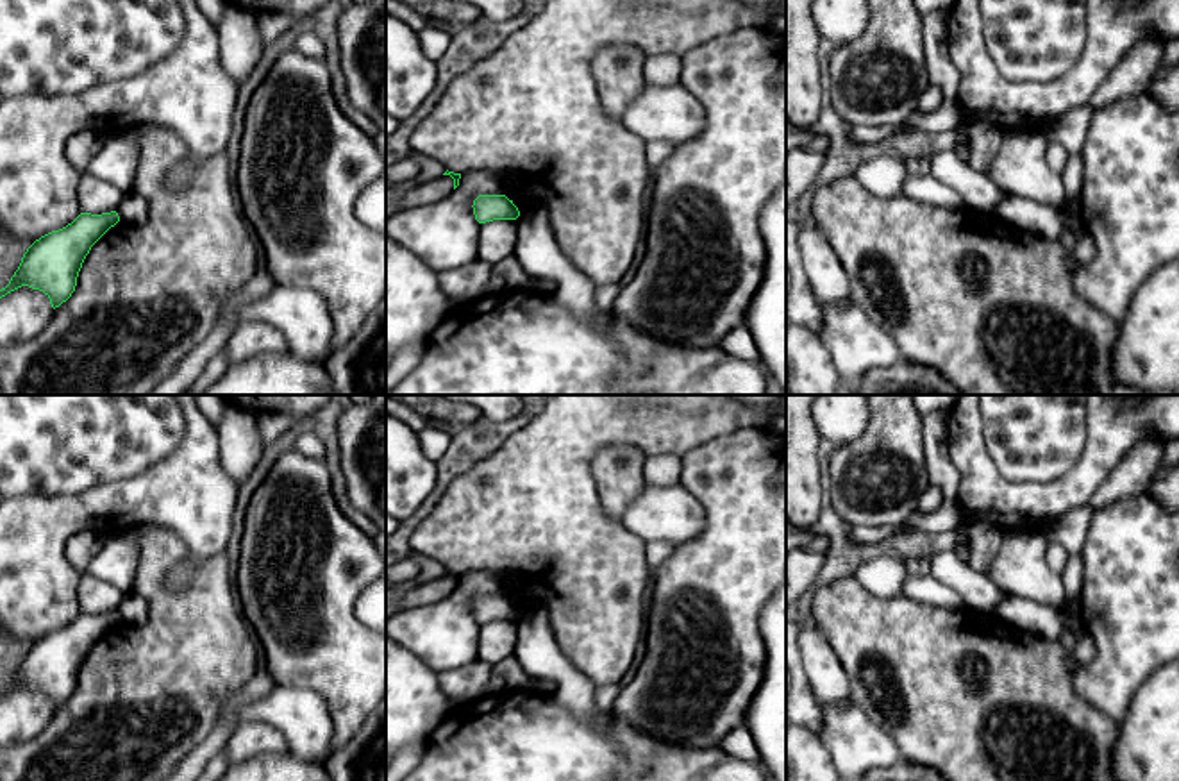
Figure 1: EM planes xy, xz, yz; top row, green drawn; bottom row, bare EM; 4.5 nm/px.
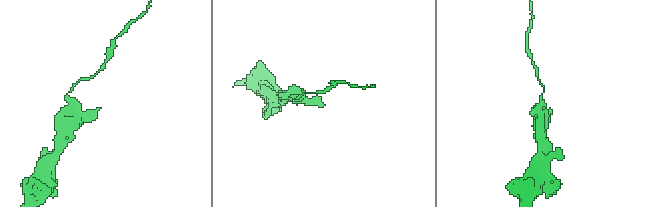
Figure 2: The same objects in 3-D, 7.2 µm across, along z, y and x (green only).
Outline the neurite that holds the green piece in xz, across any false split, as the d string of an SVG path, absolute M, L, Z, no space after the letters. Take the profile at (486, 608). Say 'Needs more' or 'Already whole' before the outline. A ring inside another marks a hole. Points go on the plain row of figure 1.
Already whole. M479 595L472 608L479 624L516 620L520 617L518 608L506 595Z

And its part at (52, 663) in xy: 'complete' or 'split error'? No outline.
complete

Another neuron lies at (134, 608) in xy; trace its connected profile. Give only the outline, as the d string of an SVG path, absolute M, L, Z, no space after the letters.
M130 592L116 609L121 622L145 624L148 620L148 602L143 595Z

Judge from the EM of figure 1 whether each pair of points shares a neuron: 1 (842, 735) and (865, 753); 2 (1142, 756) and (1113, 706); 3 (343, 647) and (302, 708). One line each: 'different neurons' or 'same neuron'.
1: same neuron
2: different neurons
3: different neurons

